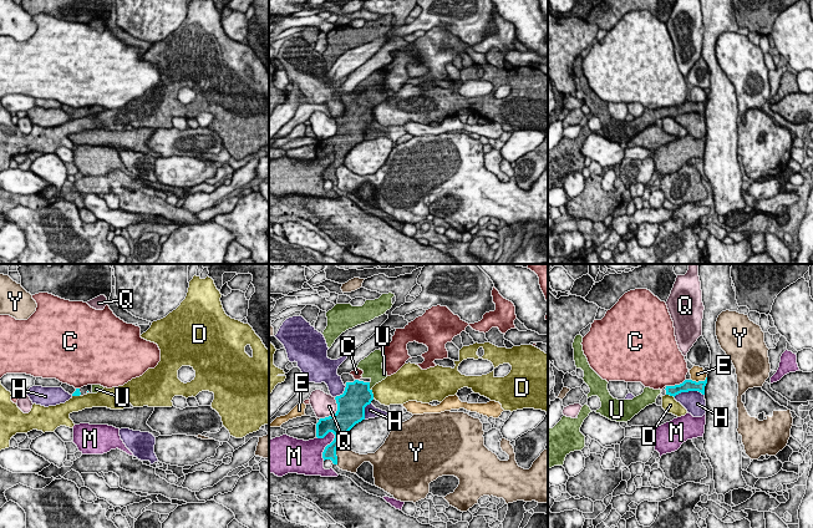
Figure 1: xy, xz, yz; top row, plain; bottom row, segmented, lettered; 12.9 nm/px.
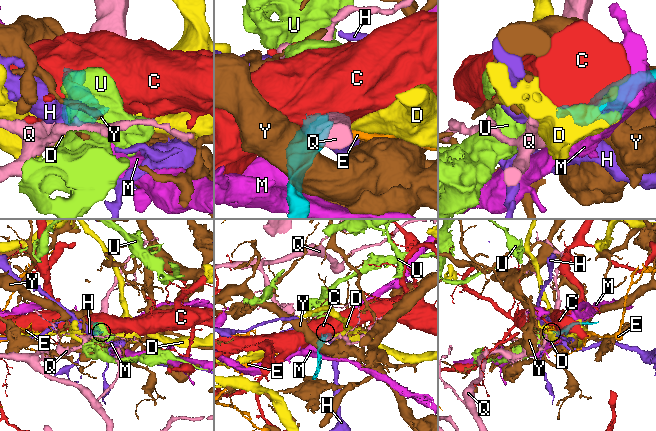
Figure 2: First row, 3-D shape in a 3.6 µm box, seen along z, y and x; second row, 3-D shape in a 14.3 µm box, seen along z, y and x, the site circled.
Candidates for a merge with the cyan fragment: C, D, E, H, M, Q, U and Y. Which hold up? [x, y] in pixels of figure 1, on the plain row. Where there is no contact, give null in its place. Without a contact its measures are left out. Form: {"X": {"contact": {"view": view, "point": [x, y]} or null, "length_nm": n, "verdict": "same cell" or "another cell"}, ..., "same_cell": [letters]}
{"C": {"contact": {"view": "yz", "point": [675, 106]}, "length_nm": 280, "verdict": "another cell"}, "D": {"contact": {"view": "xz", "point": [372, 115]}, "length_nm": 120, "verdict": "another cell"}, "E": {"contact": {"view": "yz", "point": [699, 102]}, "length_nm": 220, "verdict": "another cell"}, "H": {"contact": {"view": "yz", "point": [689, 111]}, "length_nm": 400, "verdict": "another cell"}, "M": {"contact": {"view": "xz", "point": [326, 167]}, "length_nm": 400, "verdict": "another cell"}, "Q": {"contact": {"view": "xz", "point": [336, 133]}, "length_nm": 340, "verdict": "another cell"}, "U": {"contact": {"view": "xz", "point": [369, 107]}, "length_nm": 120, "verdict": "same cell"}, "Y": {"contact": {"view": "xz", "point": [335, 174]}, "length_nm": 300, "verdict": "another cell"}, "same_cell": ["U"]}

